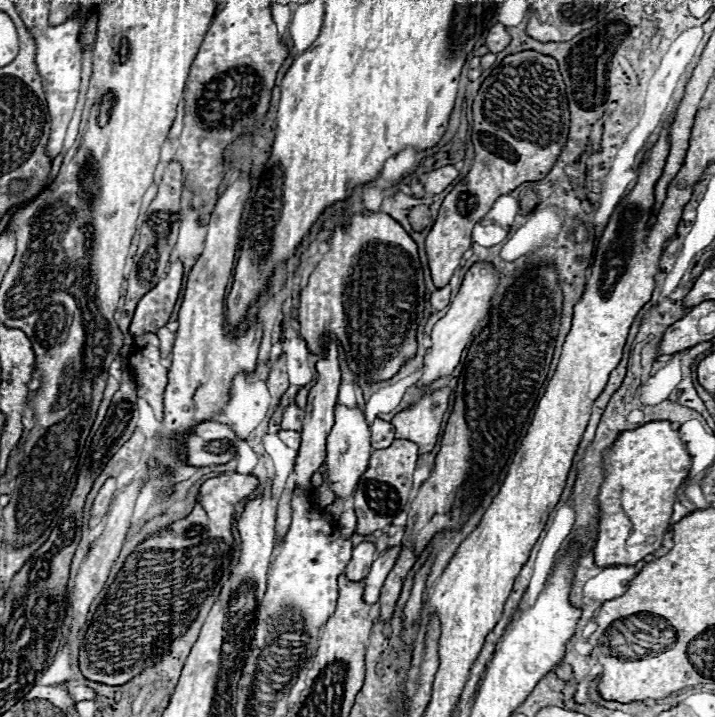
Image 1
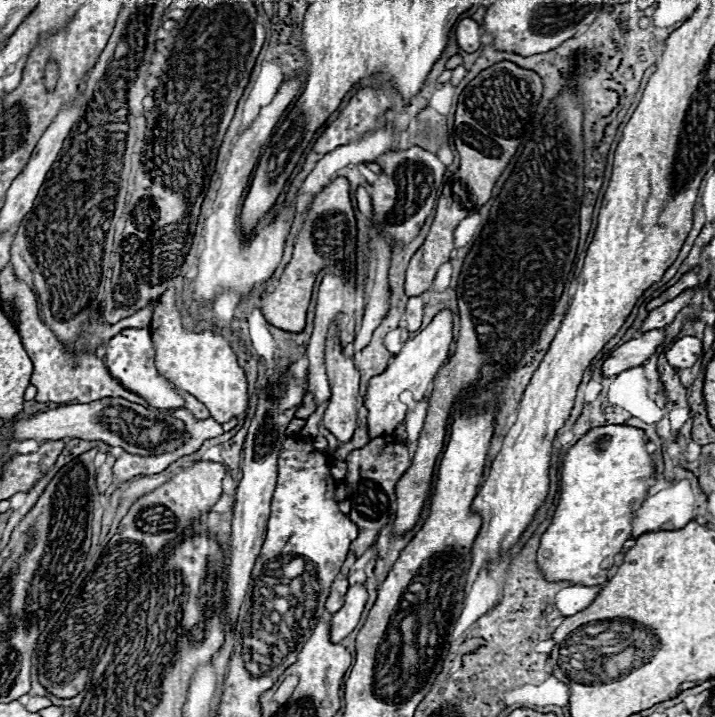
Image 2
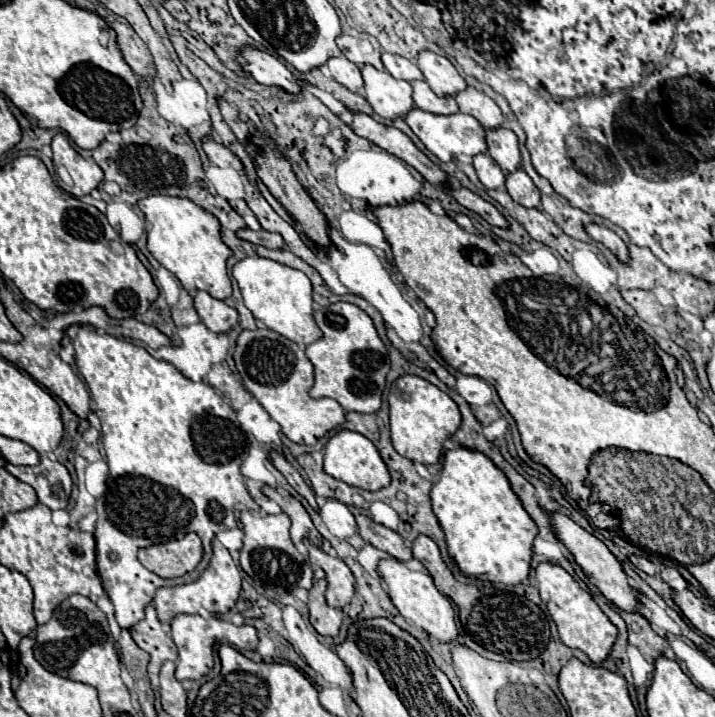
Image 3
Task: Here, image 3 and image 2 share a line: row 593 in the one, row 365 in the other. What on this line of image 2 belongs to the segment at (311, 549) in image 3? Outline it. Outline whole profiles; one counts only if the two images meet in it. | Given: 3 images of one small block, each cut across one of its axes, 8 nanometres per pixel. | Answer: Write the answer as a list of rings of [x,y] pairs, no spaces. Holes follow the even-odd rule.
[[[330,326],[330,334],[326,338],[326,370],[328,370],[328,380],[332,388],[332,396],[328,402],[328,408],[324,412],[324,428],[330,430],[340,442],[348,442],[354,434],[356,428],[356,396],[358,396],[358,386],[360,386],[360,374],[354,368],[352,358],[348,358],[340,346],[338,338],[338,328]]]

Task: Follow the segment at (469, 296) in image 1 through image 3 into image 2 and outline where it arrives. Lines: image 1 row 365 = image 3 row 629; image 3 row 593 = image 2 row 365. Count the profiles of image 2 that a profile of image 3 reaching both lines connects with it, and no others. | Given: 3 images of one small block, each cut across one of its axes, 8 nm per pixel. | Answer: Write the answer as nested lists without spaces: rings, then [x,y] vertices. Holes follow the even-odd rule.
[[[442,310],[436,318],[422,330],[418,336],[408,340],[402,350],[392,358],[386,370],[370,378],[364,406],[368,408],[368,438],[378,438],[378,434],[392,434],[394,428],[404,420],[410,402],[416,402],[424,396],[428,384],[434,380],[438,368],[448,360],[452,342],[452,314]]]

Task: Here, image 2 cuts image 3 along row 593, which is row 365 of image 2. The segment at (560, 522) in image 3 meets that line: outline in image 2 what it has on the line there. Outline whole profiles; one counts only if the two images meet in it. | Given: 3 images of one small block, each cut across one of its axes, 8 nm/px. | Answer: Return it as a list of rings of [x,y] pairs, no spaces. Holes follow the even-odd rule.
[[[650,330],[638,338],[628,340],[608,354],[602,364],[602,376],[610,378],[620,374],[622,370],[630,370],[630,366],[640,366],[644,360],[648,360],[648,356],[656,352],[660,344],[664,344],[664,340],[664,330]]]

